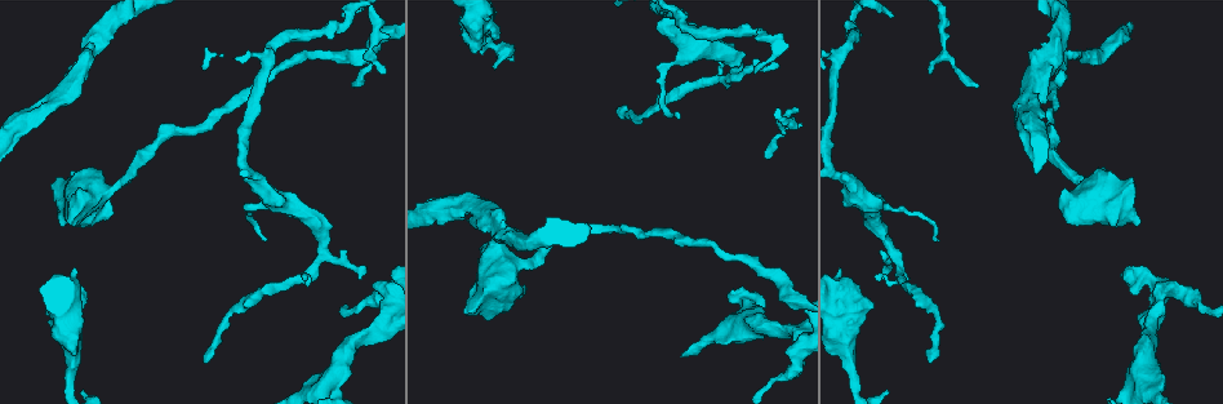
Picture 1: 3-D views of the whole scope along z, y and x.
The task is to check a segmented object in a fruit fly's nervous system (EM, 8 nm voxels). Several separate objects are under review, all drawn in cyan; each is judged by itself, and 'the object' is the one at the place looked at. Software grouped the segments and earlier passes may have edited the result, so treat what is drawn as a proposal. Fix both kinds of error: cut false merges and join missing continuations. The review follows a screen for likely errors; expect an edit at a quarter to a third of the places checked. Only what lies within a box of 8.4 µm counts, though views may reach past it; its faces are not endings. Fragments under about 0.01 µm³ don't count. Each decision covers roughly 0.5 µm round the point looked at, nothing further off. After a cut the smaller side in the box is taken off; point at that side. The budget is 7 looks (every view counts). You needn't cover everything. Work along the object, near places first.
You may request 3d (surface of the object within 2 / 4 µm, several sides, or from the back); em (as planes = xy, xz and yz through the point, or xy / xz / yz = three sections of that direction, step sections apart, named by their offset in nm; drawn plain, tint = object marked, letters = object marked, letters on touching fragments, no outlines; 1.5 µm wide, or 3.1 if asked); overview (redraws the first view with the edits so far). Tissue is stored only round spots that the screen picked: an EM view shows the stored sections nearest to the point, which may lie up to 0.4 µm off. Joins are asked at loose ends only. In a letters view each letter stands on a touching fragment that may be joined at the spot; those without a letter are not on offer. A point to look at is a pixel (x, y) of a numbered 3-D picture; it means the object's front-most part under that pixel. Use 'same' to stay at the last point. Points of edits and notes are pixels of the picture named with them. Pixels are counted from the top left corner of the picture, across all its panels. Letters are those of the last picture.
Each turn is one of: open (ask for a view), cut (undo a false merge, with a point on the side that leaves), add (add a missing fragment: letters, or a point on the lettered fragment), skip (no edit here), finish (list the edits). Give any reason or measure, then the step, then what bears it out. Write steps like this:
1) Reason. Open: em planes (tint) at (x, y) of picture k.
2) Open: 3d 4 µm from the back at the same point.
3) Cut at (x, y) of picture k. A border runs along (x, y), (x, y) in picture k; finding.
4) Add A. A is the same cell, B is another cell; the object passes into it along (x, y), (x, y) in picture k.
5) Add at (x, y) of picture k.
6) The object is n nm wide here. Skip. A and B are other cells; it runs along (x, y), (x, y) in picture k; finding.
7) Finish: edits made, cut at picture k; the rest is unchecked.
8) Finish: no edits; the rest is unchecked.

Thick end. Open: 3d 4 µm at (872, 303) of picture 1.

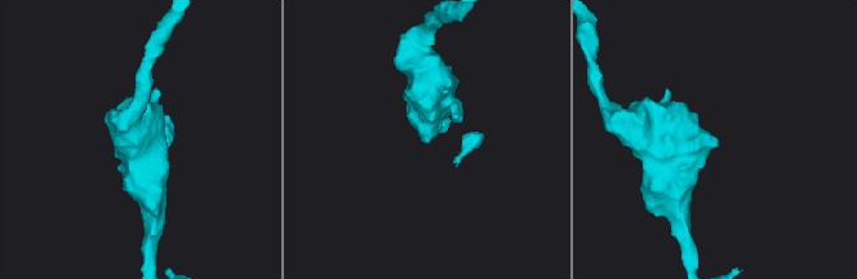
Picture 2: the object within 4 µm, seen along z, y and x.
Need the tissue. Open: em planes (plain) at (427, 138) of picture 2.

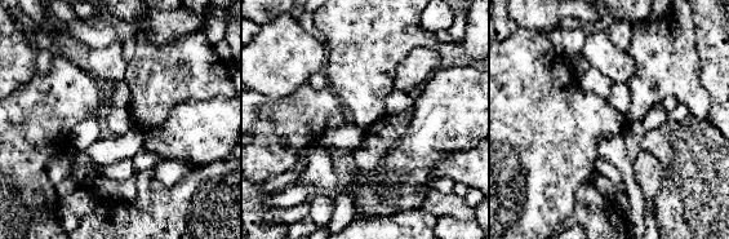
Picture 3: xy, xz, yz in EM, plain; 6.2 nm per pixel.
Open: em planes (letters) at the same point.

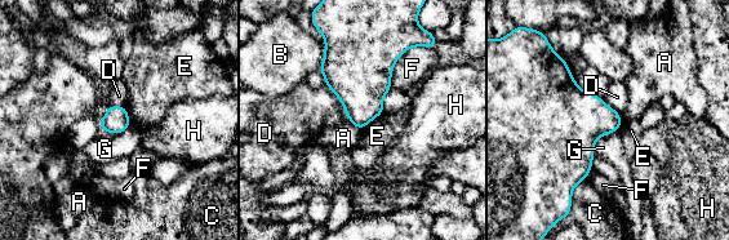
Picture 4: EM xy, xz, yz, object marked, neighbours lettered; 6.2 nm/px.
Skip. A, B, C, D, E, F, G and H are other cells; a border runs along (385, 111), (361, 130) in picture 4; no lettered fragment goes on from it.

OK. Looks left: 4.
Sharp bend. Open: 3d 4 µm at (670, 25) of picture 1.

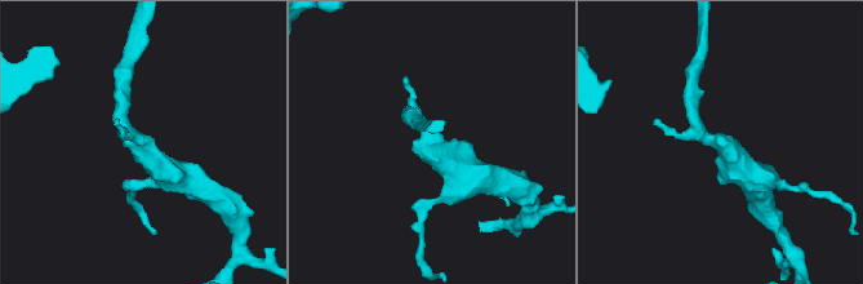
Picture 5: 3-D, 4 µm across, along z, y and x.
The arms are 190, 460 nm wide. Open: em yz step 8 (tint) at (719, 145) of picture 5.

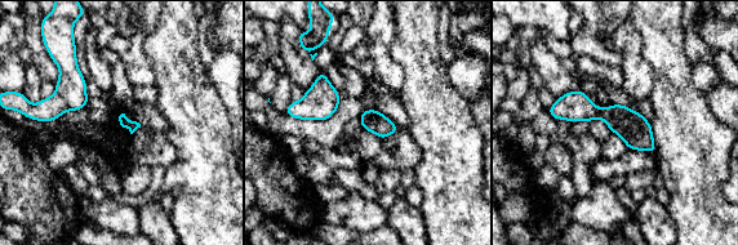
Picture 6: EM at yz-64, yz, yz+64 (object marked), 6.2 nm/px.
Open: em planes (letters) at the same point.

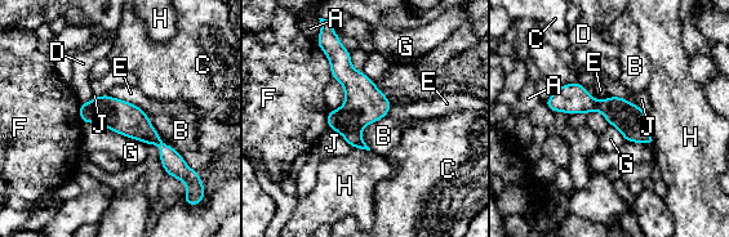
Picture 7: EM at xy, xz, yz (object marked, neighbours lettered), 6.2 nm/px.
The longest contact is with G, 420 nm. Skip. A, B, C, D, E, F, G, H and J are other cells; one cell here.

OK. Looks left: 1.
Finish: no edits; the rest is unchecked.

